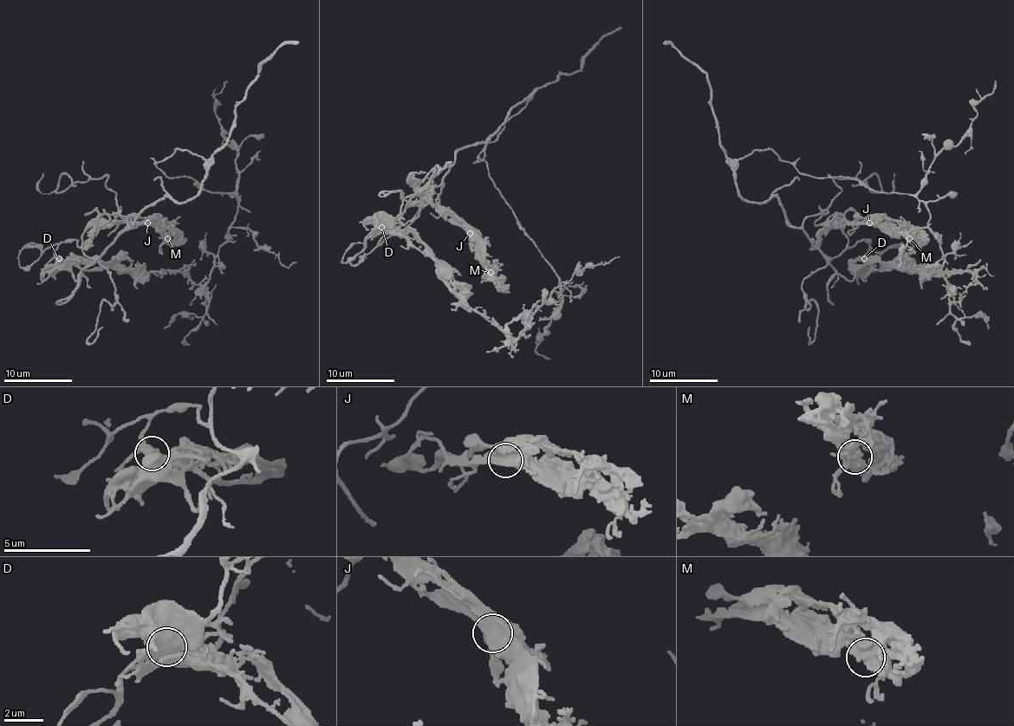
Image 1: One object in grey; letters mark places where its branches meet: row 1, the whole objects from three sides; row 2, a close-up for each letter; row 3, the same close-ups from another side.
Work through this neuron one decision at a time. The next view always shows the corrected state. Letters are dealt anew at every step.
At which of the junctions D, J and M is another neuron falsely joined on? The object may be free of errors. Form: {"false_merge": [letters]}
{"false_merge": []}

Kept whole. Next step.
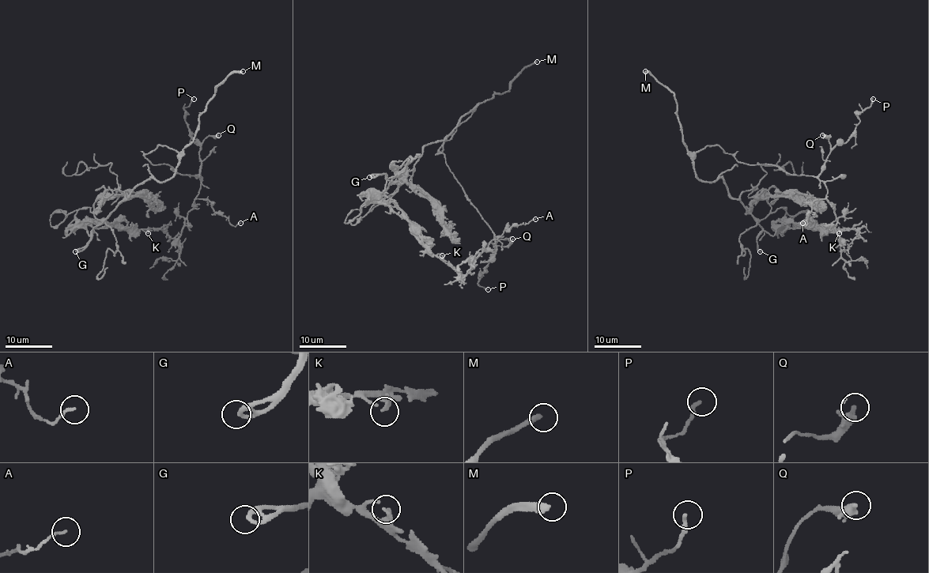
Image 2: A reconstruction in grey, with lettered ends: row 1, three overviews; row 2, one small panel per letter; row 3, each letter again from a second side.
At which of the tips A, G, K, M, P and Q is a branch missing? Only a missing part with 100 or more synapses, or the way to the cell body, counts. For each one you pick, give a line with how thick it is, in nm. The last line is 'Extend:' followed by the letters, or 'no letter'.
M: Thickness 320 nm
Extend: M

